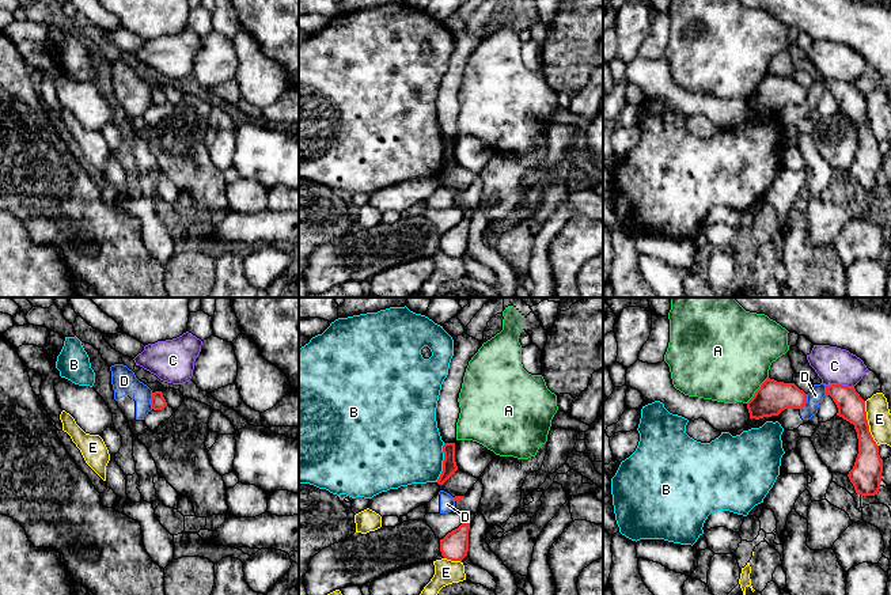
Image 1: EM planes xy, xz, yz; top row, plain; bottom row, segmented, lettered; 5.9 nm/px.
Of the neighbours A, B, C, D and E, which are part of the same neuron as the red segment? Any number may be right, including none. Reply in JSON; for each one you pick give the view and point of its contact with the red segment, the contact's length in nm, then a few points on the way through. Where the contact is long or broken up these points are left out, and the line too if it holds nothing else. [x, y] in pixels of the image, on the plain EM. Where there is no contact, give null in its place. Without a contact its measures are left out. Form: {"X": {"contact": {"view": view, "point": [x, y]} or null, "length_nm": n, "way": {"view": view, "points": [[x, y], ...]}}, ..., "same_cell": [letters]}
{"same_cell": []}

